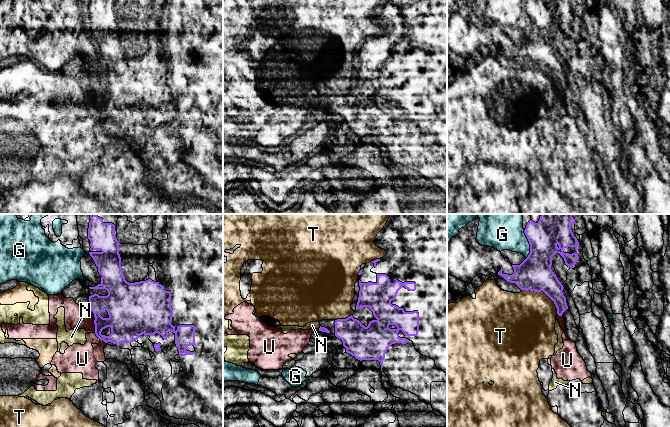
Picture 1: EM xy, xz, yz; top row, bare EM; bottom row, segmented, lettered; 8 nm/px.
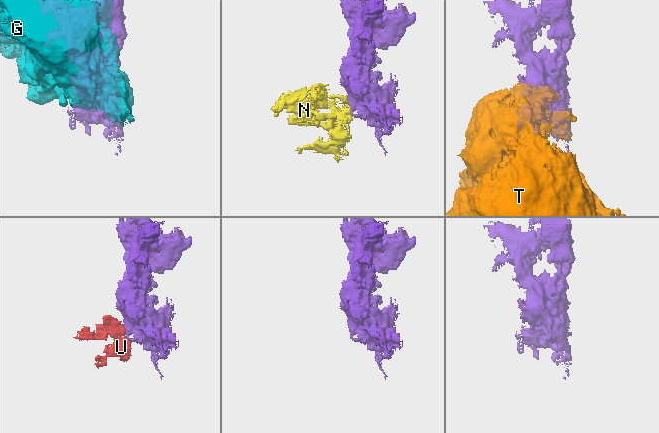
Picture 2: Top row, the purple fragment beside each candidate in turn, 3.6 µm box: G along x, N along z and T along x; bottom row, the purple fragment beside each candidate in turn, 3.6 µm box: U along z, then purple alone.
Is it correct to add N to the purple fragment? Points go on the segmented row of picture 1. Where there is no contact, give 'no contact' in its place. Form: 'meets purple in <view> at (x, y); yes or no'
meets purple in xy at (95, 331); no

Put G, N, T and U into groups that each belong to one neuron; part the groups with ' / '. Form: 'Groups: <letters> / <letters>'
Groups: G / N T U

